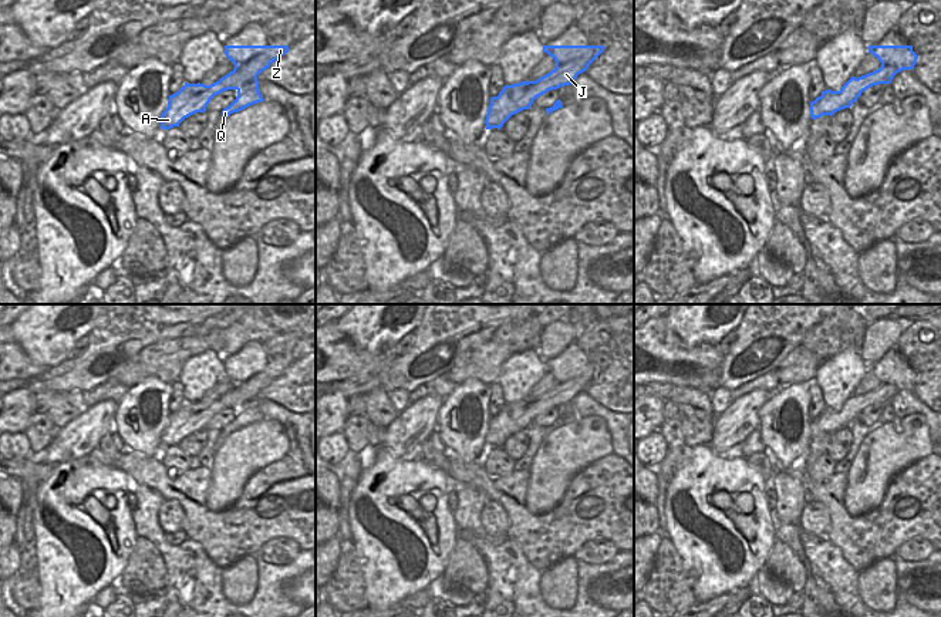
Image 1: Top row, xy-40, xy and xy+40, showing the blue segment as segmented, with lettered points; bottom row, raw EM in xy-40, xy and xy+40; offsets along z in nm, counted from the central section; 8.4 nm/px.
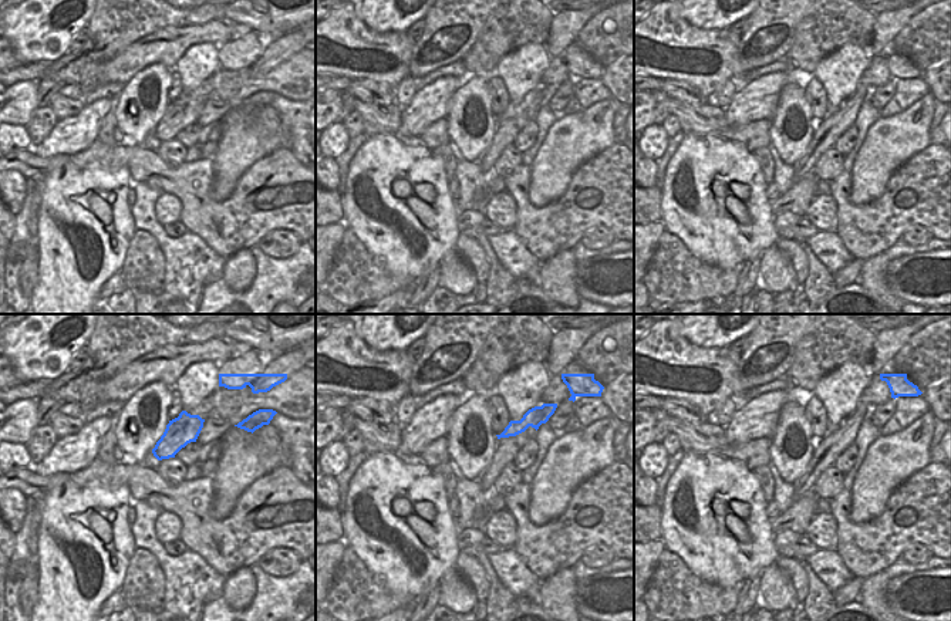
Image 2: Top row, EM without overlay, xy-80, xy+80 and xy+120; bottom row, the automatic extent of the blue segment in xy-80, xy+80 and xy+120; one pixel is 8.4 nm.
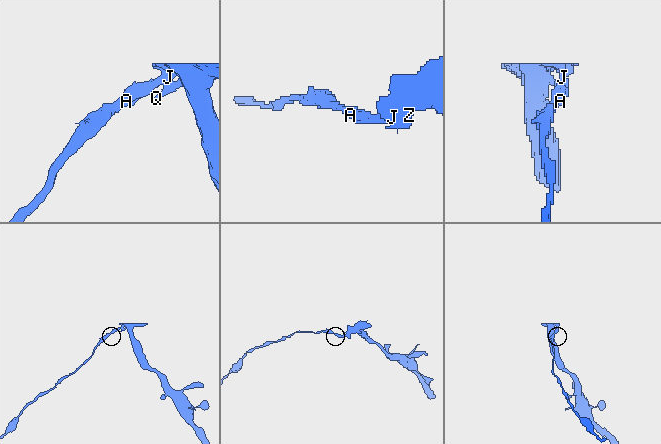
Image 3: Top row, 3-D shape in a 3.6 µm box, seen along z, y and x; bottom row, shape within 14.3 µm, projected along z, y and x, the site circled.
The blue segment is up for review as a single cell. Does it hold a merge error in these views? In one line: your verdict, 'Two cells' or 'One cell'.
Two cells

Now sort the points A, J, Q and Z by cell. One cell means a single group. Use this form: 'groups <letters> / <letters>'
groups A / J Q Z

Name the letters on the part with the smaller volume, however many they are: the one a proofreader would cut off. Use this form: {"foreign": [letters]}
{"foreign": ["A"]}

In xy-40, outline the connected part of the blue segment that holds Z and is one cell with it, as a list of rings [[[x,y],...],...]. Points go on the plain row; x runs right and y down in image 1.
[[[225,364],[226,375],[235,387],[209,404],[210,414],[236,408],[236,418],[222,429],[223,441],[233,432],[264,419],[259,409],[257,394],[277,377],[289,371],[289,364]]]

